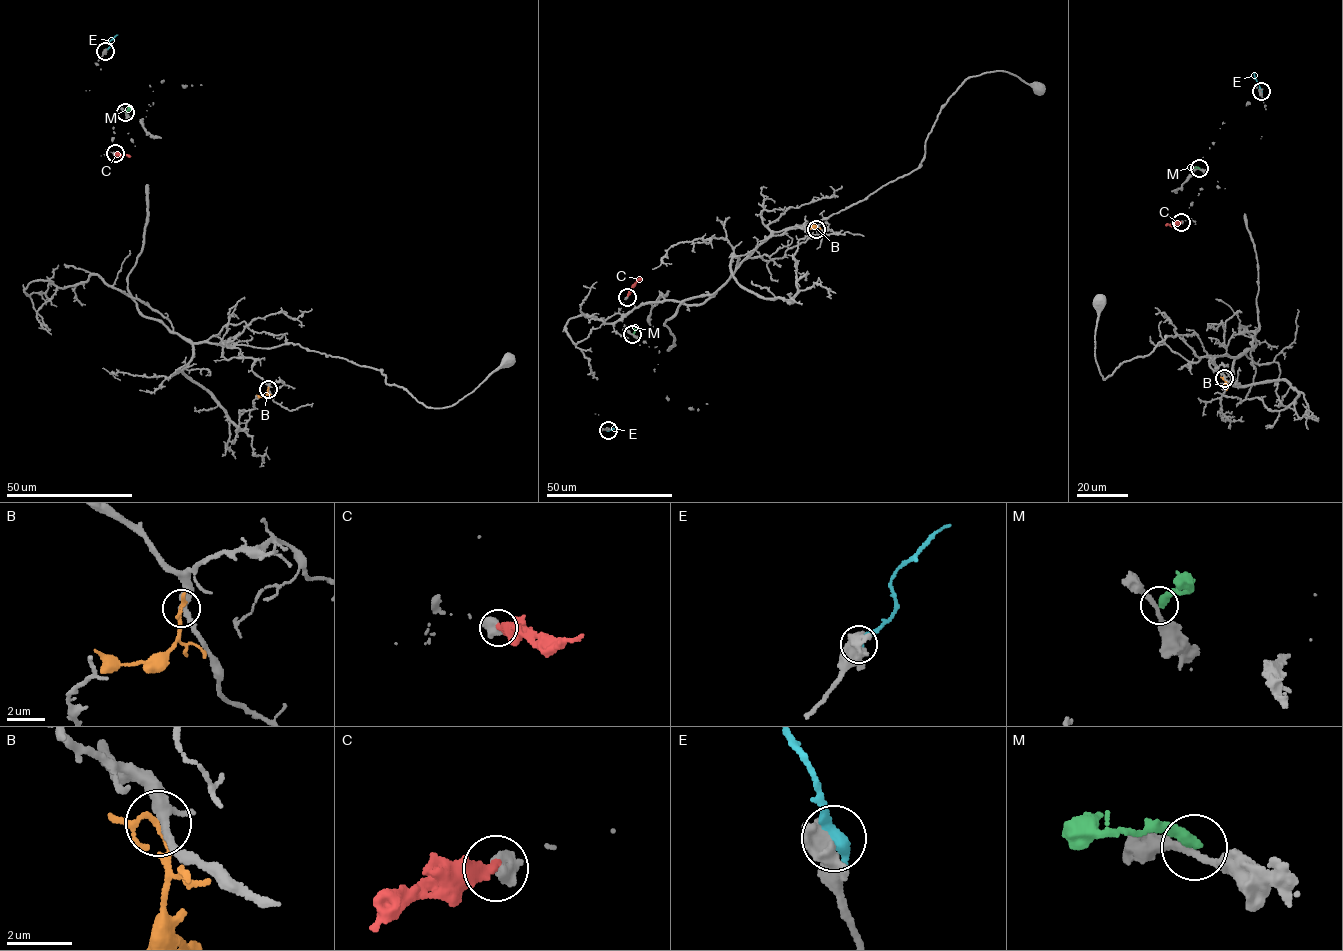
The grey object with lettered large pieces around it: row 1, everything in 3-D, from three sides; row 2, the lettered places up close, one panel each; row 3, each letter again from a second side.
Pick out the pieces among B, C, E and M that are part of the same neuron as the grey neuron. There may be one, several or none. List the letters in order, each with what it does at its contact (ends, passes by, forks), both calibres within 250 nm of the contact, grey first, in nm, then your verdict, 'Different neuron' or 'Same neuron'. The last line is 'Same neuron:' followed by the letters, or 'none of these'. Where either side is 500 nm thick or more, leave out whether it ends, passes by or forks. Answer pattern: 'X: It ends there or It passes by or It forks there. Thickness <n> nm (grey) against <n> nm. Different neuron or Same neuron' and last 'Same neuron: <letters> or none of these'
B: It forks there. Thickness 340 nm (grey) against 140 nm. Different neuron
C: Thickness 550 nm (grey) against 340 nm. Same neuron
E: Thickness 750 nm (grey) against 500 nm. Different neuron
M: It ends there. Thickness 240 nm (grey) against 380 nm. Different neuron
Same neuron: C

